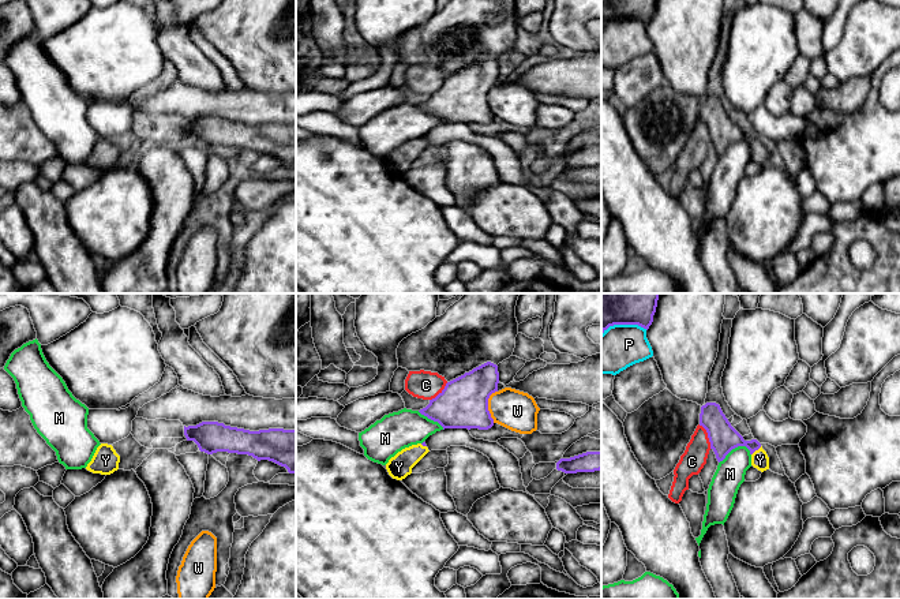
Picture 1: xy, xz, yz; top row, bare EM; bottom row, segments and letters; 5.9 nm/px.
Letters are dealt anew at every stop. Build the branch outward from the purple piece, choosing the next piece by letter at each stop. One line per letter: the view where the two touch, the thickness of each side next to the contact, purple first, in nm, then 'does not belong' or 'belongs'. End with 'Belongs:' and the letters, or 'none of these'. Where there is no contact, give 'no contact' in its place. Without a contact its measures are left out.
C: meets purple in yz; 170 nm thick on the purple side, 150 nm on the other; does not belong
M: meets purple in yz; 170 nm thick on the purple side, 170 nm on the other; does not belong
P: meets purple in yz; 400 nm thick on the purple side, 260 nm on the other; does not belong
W: meets purple in xz; 280 nm thick on the purple side, 240 nm on the other; does not belong
Y: meets purple in yz; 170 nm thick on the purple side, 110 nm on the other; belongs
Belongs: Y

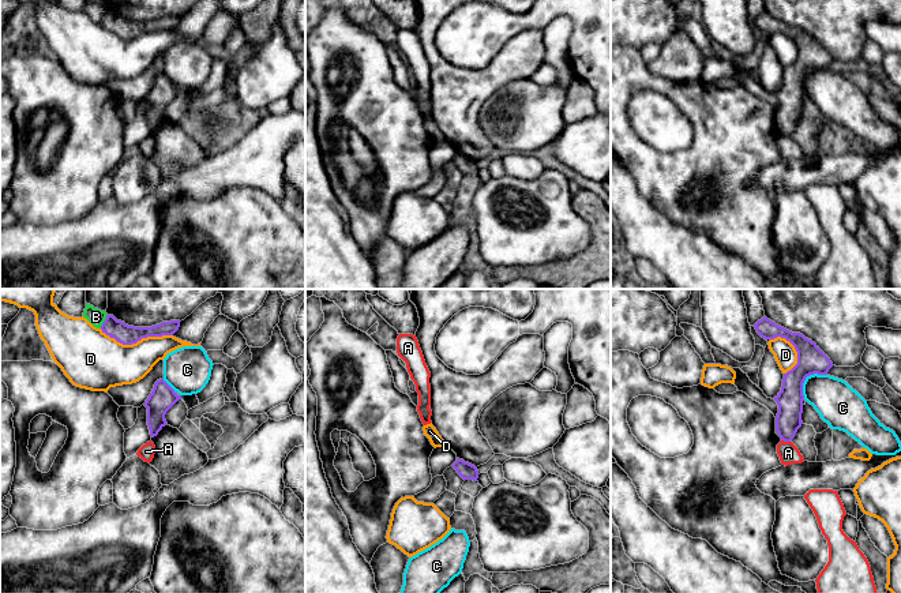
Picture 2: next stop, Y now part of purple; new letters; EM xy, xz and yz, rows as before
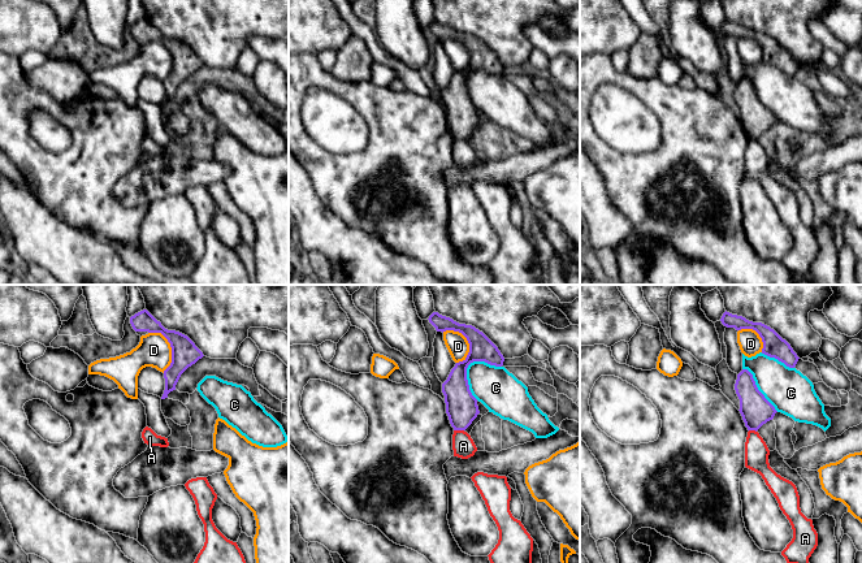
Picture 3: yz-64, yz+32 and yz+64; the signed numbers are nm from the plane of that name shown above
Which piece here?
A: meets purple in yz; 160 nm thick on the purple side, 120 nm on the other; does not belong
B: meets purple in xy; 120 nm thick on the purple side, 100 nm on the other; does not belong
C: meets purple in yz; 160 nm thick on the purple side, 260 nm on the other; does not belong
D: meets purple in xy; 120 nm thick on the purple side, 320 nm on the other; does not belong
Belongs: none of these

